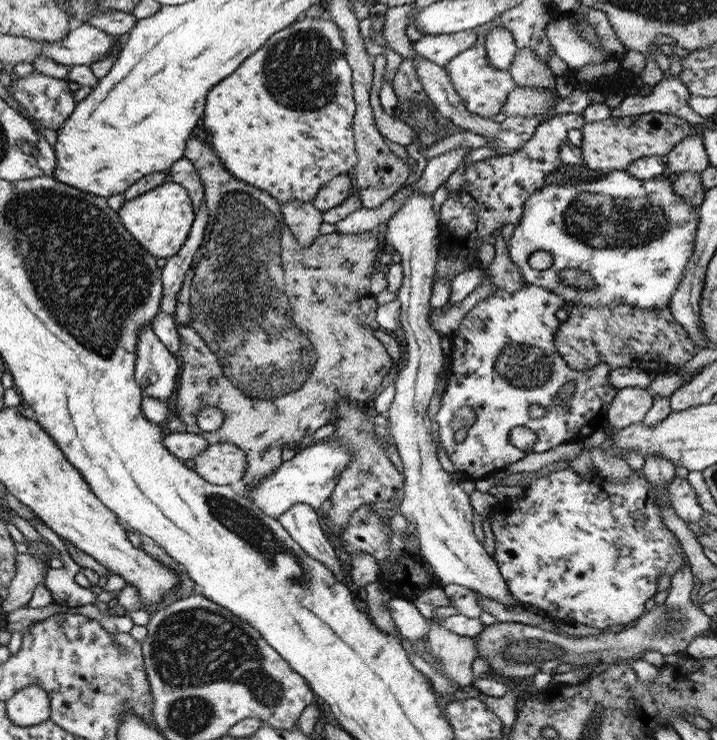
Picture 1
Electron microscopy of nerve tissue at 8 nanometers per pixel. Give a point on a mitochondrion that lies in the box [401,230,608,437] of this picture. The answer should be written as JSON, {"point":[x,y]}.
{"point":[524,366]}

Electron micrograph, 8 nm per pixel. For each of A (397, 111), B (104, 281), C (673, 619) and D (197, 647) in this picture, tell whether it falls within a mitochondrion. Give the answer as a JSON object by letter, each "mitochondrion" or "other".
{"A":"other","B":"mitochondrion","C":"mitochondrion","D":"mitochondrion"}

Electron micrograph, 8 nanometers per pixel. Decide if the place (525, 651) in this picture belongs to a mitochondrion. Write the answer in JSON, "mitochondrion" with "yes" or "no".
{"mitochondrion":"yes"}

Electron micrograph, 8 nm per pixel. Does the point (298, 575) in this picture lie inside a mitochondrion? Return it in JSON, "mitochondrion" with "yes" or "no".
{"mitochondrion":"yes"}

